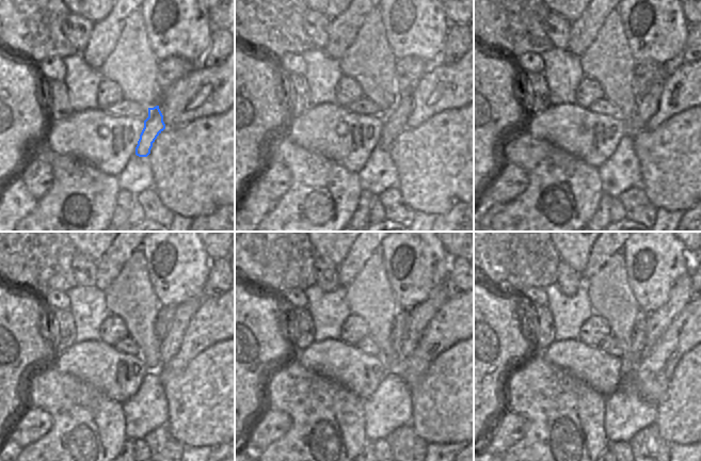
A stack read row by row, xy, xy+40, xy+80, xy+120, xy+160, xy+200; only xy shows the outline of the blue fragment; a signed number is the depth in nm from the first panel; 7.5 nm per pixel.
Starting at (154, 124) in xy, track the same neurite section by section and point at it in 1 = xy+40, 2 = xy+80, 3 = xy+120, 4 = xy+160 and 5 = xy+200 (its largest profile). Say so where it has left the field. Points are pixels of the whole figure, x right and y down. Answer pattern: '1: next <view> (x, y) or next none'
1: next xy+40 (394, 122)
2: next xy+80 (647, 106)
3: next xy+120 (170, 345)
4: next xy+160 (418, 317)
5: next xy+200 (656, 322)

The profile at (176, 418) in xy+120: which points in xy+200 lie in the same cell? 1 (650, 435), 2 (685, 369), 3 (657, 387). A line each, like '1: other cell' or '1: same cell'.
1: other cell
2: same cell
3: other cell

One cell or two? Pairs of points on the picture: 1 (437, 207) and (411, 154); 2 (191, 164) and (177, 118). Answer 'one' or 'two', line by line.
1: one
2: two

